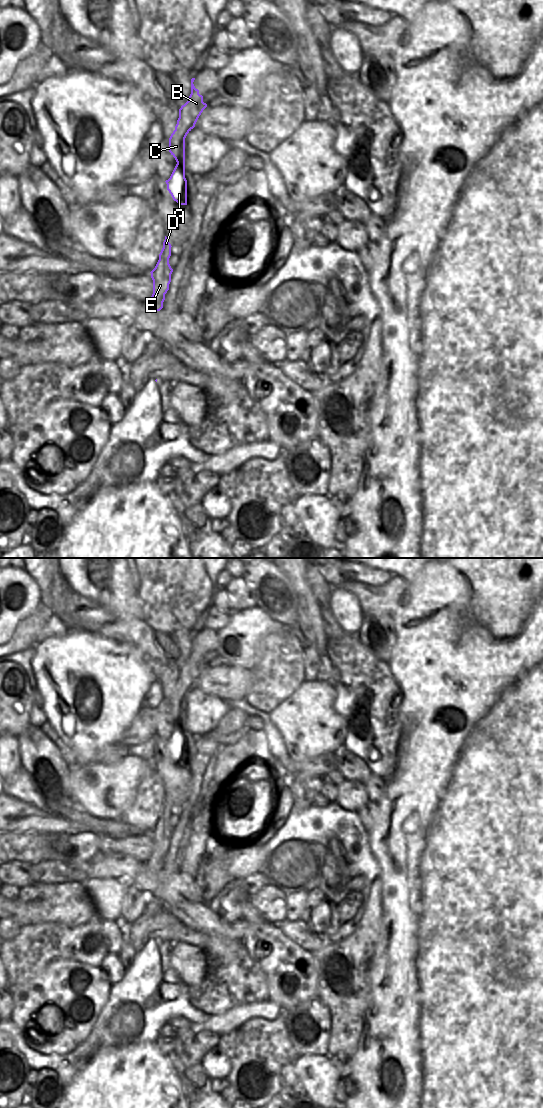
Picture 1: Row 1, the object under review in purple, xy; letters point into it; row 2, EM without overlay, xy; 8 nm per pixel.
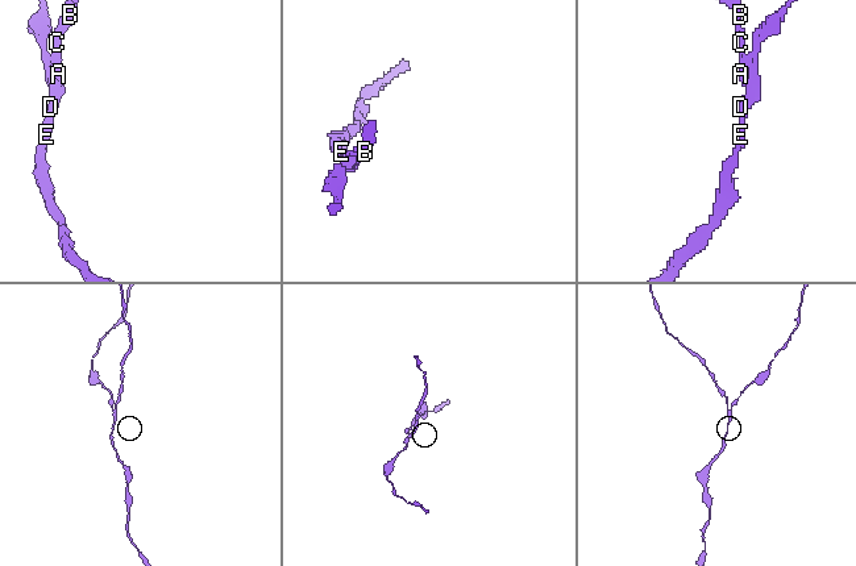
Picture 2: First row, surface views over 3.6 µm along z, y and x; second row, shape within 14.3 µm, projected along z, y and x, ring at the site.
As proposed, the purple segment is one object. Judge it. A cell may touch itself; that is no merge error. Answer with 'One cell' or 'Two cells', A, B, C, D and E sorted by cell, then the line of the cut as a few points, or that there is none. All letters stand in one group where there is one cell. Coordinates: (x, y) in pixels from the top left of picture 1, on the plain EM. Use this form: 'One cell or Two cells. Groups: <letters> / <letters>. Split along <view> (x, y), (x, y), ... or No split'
Two cells. Groups: A D E / B C. Split along xy (184, 728), (179, 728), (175, 736), (169, 738).

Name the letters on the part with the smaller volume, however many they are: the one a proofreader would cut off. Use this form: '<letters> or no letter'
B, C

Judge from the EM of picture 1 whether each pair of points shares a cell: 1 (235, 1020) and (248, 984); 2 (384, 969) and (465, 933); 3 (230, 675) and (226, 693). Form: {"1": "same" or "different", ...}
{"1": "different", "2": "same", "3": "same"}

